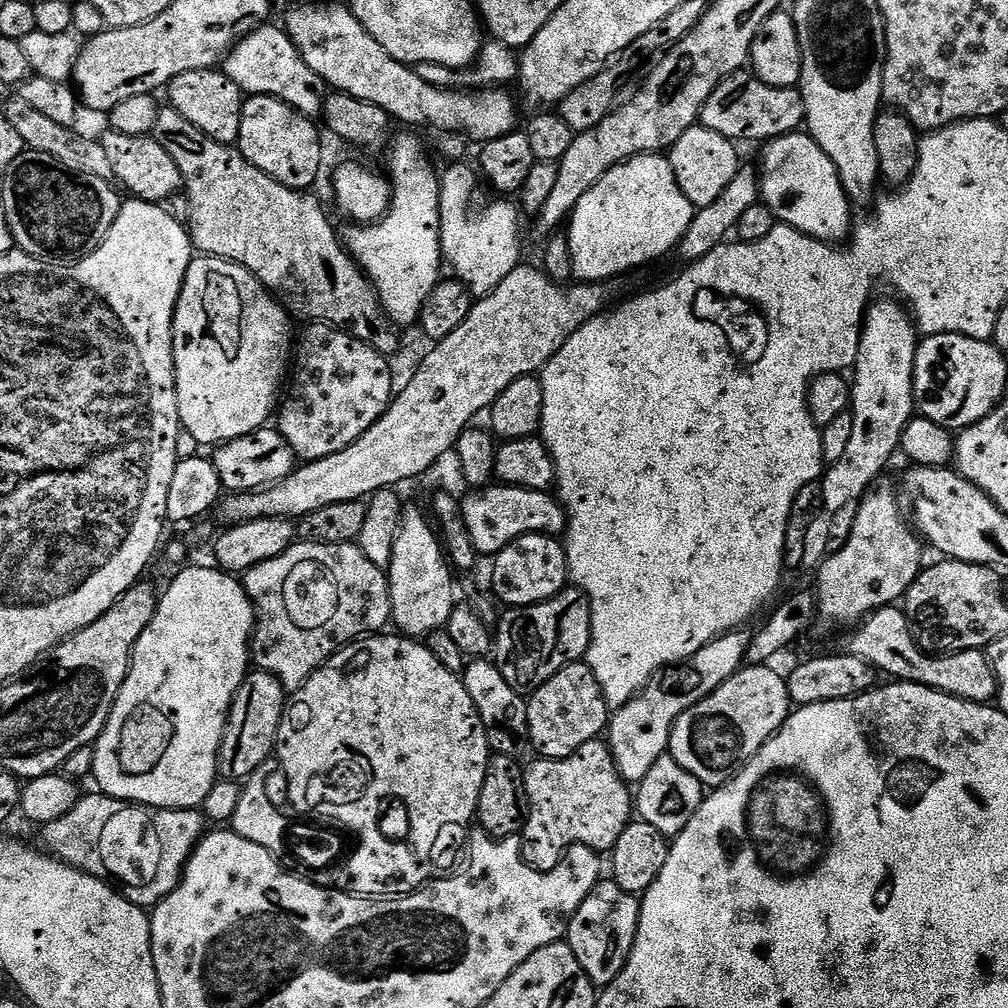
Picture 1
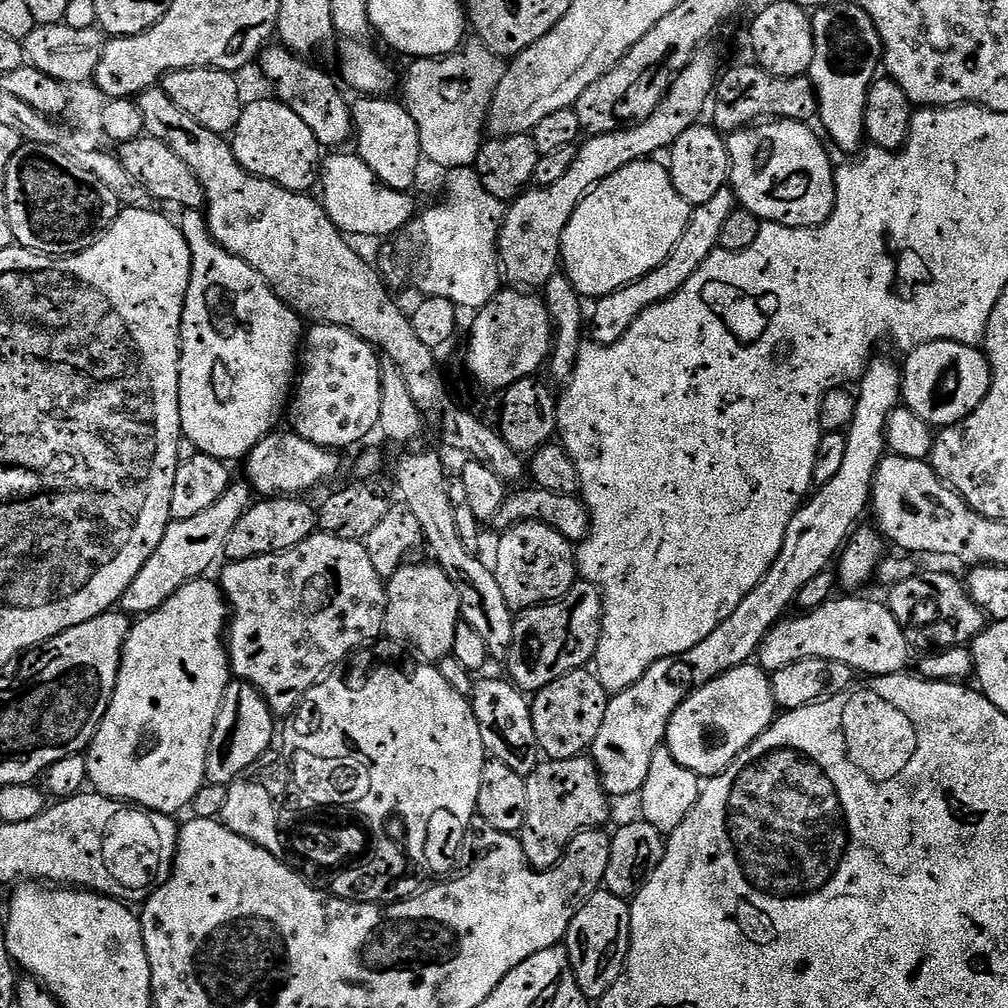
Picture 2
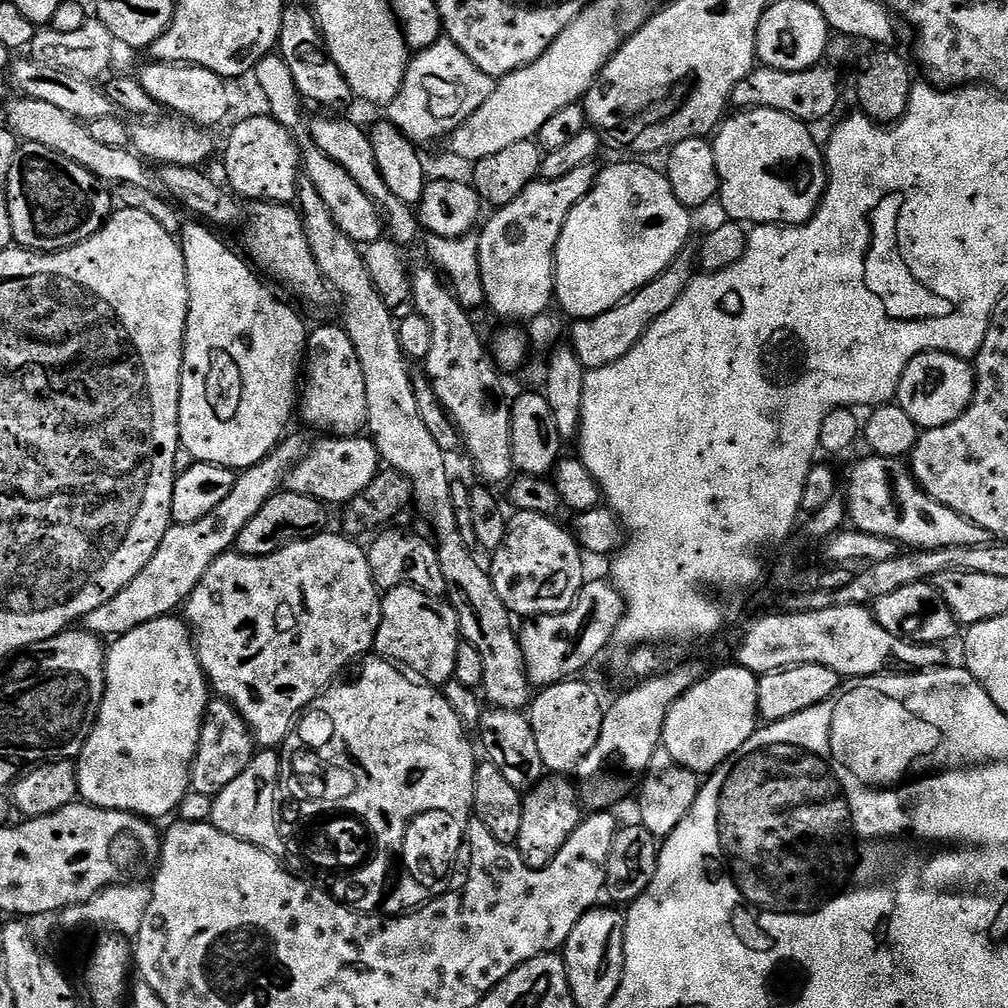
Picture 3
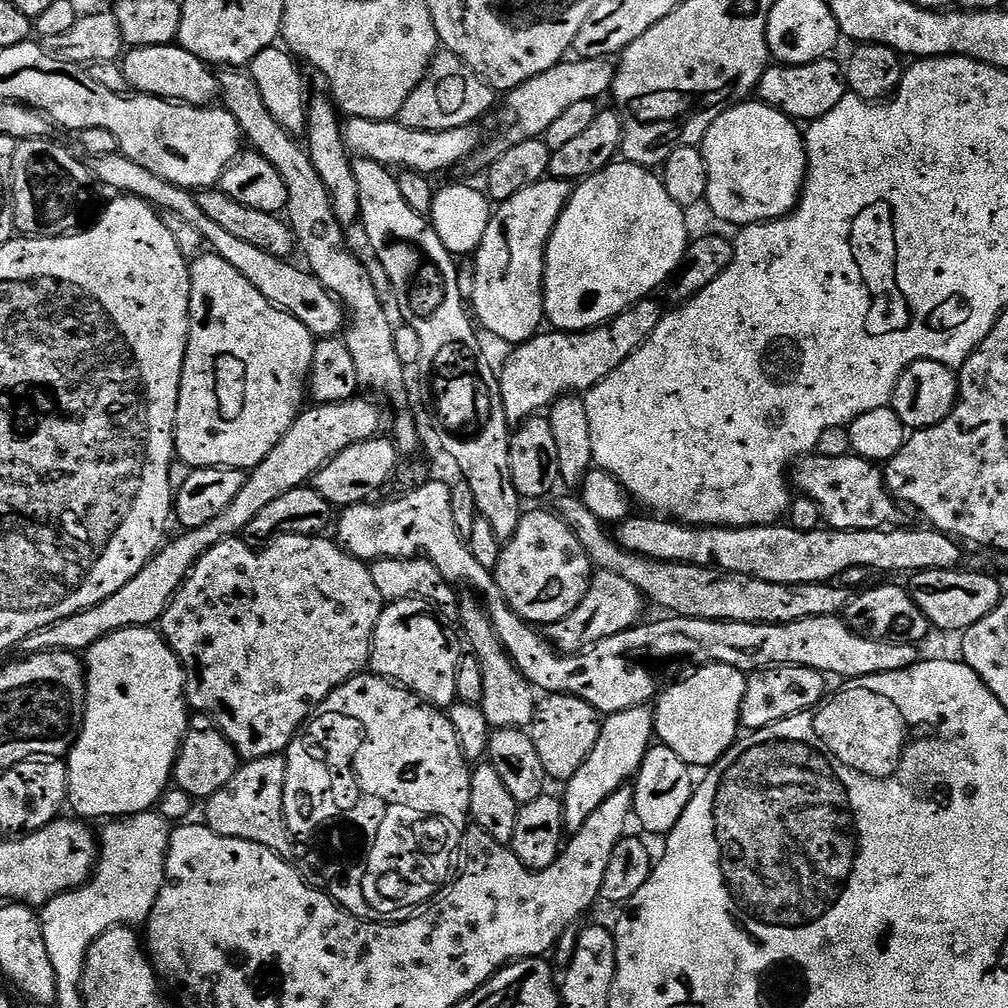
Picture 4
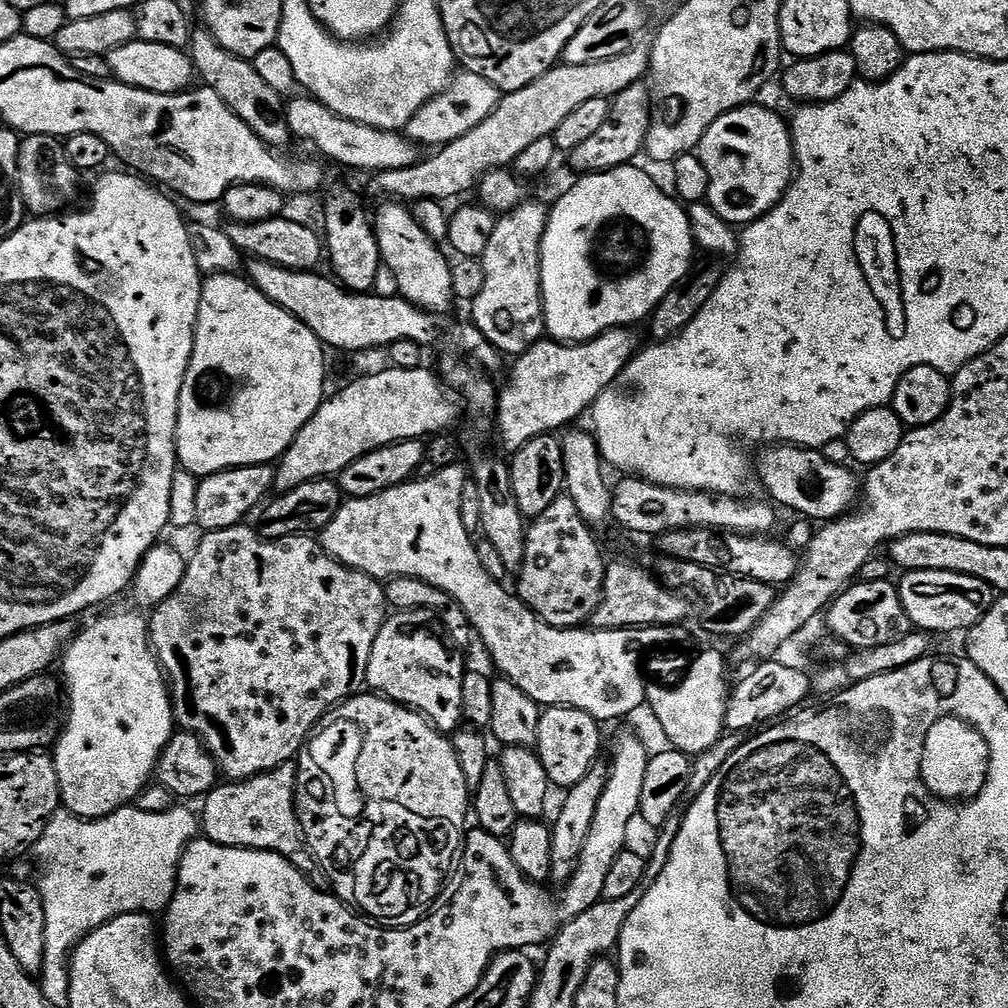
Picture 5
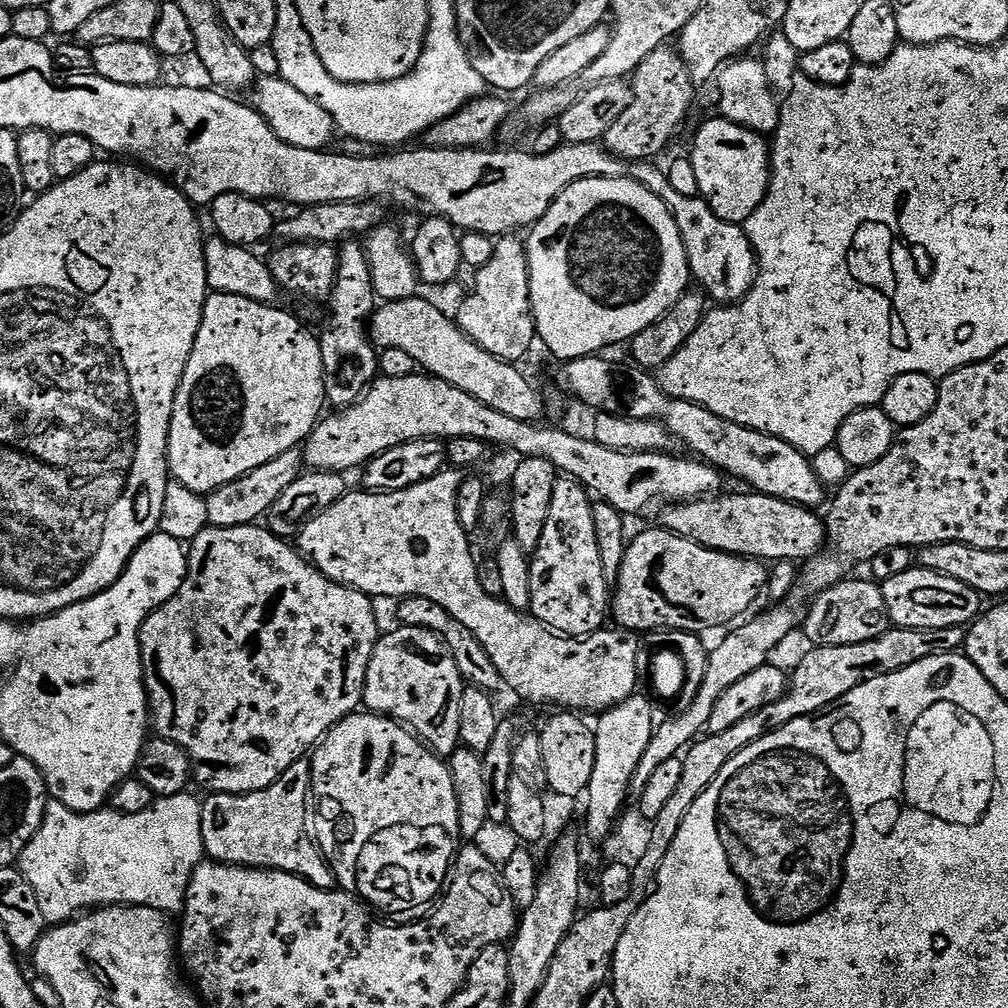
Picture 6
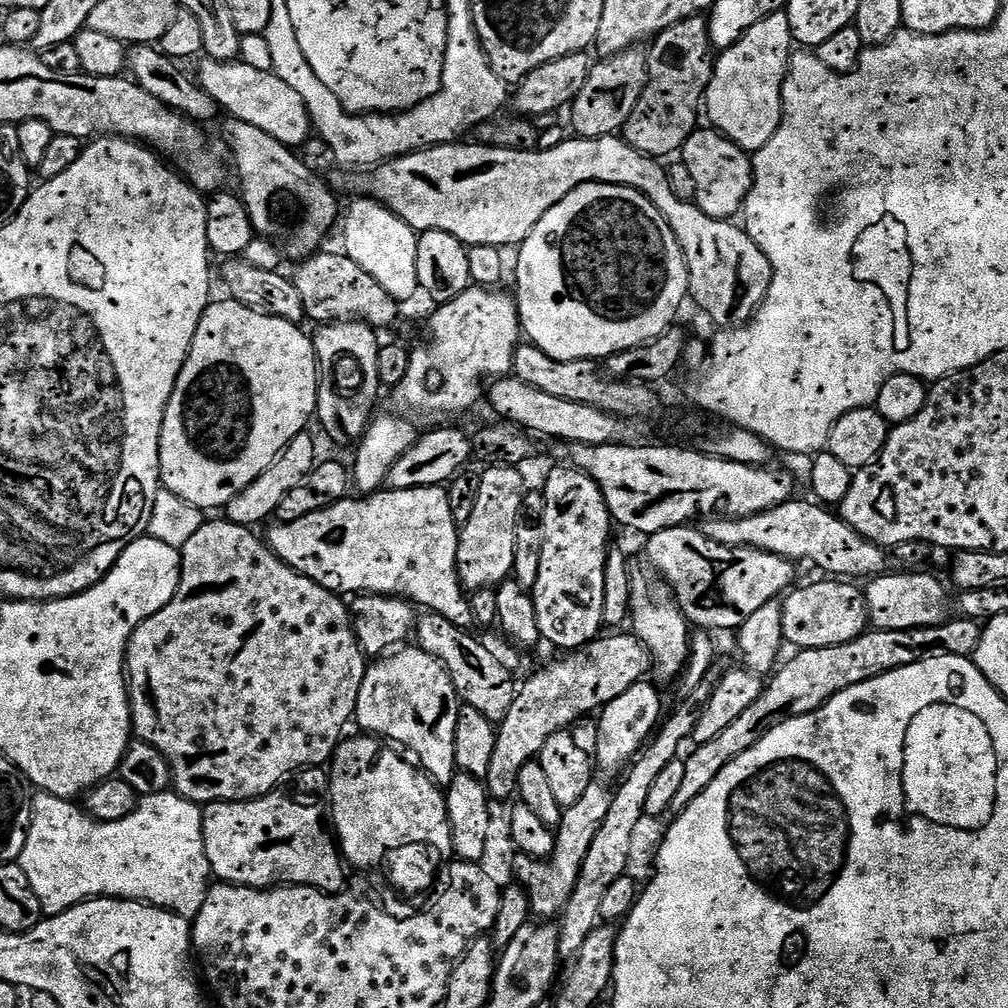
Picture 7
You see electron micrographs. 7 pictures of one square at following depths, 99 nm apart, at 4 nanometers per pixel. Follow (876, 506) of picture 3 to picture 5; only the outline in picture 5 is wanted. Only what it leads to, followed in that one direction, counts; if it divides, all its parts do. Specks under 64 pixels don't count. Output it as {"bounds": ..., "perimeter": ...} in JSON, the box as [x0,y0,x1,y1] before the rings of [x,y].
{"bounds":[754,444,862,522],"perimeter":[[[781,444],[765,447],[761,452],[764,453],[754,460],[755,475],[756,472],[760,475],[761,486],[773,496],[771,499],[781,509],[789,508],[790,511],[796,512],[792,514],[799,514],[813,522],[831,522],[839,520],[841,516],[847,516],[857,507],[862,496],[862,484],[858,476],[856,480],[855,474],[850,470],[851,467],[826,462],[823,451],[815,448],[797,448],[791,444]]]}

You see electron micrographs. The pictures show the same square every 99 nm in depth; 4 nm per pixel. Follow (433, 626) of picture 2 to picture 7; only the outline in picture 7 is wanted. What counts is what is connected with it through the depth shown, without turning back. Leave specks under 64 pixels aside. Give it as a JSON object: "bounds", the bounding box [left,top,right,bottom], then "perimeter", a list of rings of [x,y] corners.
{"bounds":[354,646,462,786],"perimeter":[[[418,646],[408,647],[401,647],[399,650],[377,659],[373,663],[376,665],[373,668],[371,665],[365,671],[362,690],[358,690],[354,720],[355,723],[360,723],[359,731],[361,733],[383,738],[401,749],[409,748],[417,756],[415,759],[418,761],[419,767],[427,772],[437,785],[446,786],[455,778],[458,771],[454,758],[454,729],[458,726],[458,710],[462,701],[456,693],[454,682],[442,661],[426,654]]]}

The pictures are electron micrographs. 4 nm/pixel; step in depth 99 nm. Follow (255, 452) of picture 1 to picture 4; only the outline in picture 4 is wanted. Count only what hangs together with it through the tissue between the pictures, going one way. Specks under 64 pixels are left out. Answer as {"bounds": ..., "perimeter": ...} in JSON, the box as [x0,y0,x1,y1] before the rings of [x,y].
{"bounds":[310,438,402,510],"perimeter":[[[377,438],[358,442],[354,446],[348,446],[342,450],[318,474],[313,476],[310,484],[315,488],[326,502],[332,504],[333,509],[343,510],[352,507],[354,504],[366,504],[373,499],[375,492],[380,492],[384,487],[393,481],[396,475],[396,469],[402,463],[402,453],[396,446],[395,439]]]}

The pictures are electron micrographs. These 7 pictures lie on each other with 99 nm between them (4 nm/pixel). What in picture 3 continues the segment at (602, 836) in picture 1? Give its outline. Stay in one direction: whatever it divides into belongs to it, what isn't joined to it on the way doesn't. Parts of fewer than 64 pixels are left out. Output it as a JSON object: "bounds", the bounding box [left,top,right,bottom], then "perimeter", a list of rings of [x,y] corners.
{"bounds":[514,775,582,868],"perimeter":[[[549,775],[524,796],[522,830],[518,830],[514,847],[531,868],[545,868],[556,857],[558,850],[566,846],[566,838],[574,834],[581,819],[582,805],[577,785],[563,775]]]}

